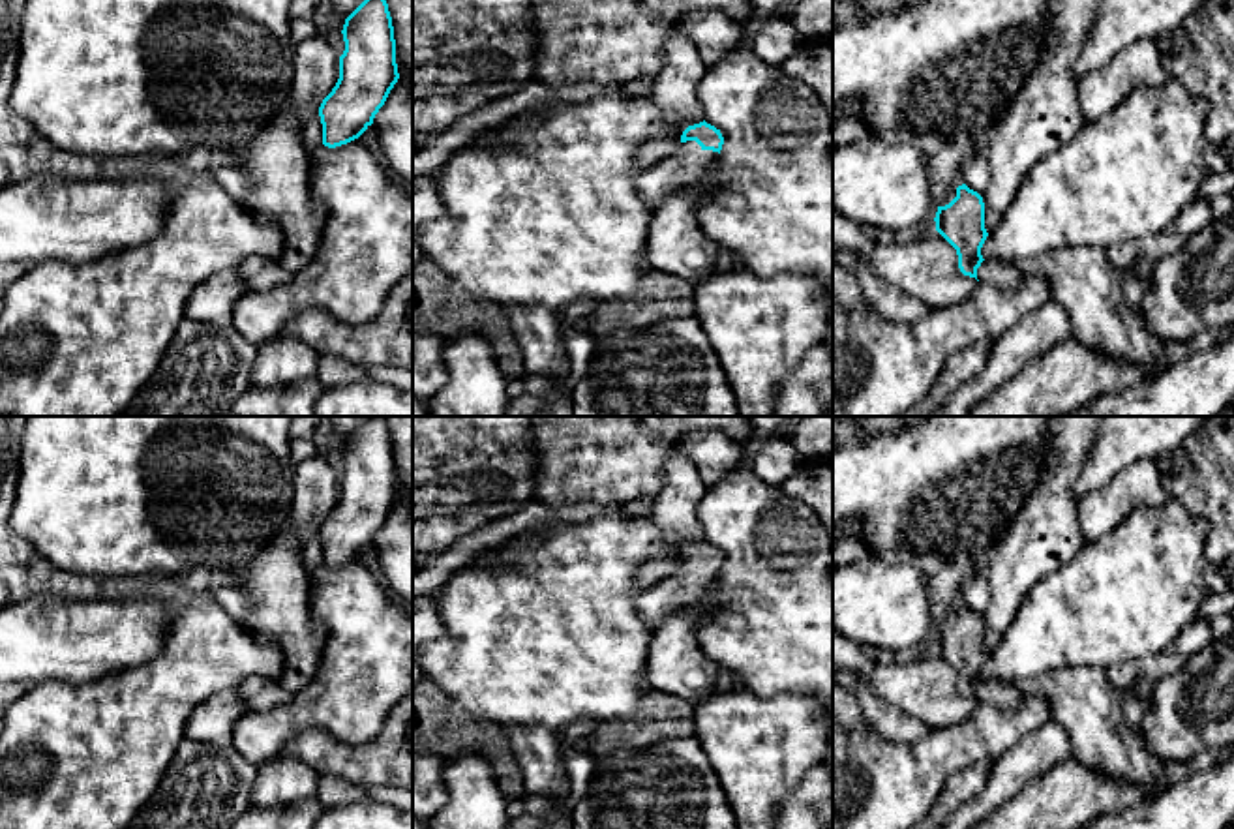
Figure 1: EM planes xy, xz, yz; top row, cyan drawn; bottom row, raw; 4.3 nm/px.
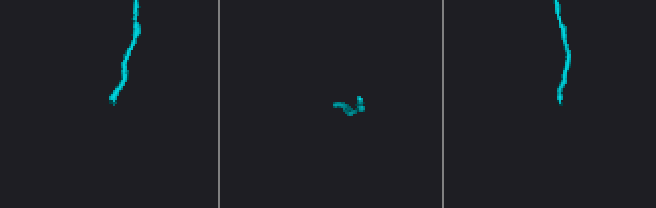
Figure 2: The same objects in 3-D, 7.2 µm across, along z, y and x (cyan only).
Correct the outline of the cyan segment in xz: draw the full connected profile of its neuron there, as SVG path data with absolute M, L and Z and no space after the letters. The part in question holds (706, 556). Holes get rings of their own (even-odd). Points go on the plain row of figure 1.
M705 540L688 546L681 555L681 570L643 591L638 608L647 626L656 628L677 610L692 606L711 581L718 580L724 557Z

